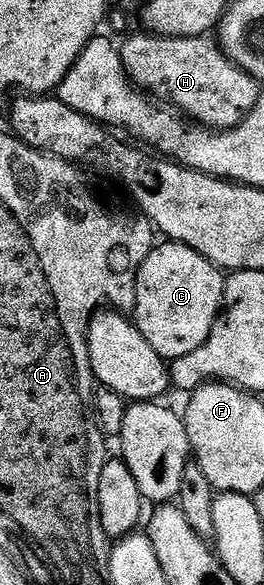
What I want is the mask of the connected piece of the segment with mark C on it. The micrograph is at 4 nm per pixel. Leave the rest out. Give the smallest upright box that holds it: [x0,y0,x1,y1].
[134,241,225,361]

